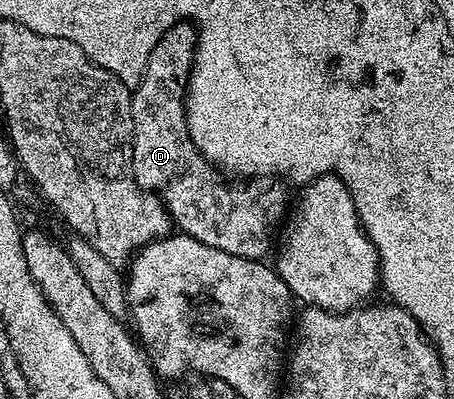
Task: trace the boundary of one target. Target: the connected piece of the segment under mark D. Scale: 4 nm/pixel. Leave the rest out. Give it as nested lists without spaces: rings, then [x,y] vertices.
[[[173,24],[160,42],[156,42],[146,73],[132,89],[134,181],[143,192],[157,196],[165,204],[181,235],[196,238],[204,242],[204,246],[224,250],[233,256],[262,260],[270,252],[270,235],[287,215],[288,184],[274,174],[231,182],[192,142],[186,121],[186,83],[194,66],[197,42],[198,29],[193,24]]]

